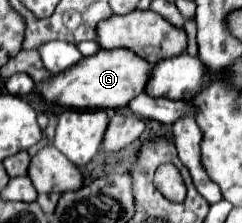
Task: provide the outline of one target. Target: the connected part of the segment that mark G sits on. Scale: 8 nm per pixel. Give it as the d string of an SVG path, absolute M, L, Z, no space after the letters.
M126 48L118 50L98 50L94 56L82 58L72 68L60 72L58 76L50 76L36 84L34 92L42 102L60 104L62 108L76 110L104 110L104 108L124 108L138 92L142 92L142 84L146 84L146 60L138 60Z

